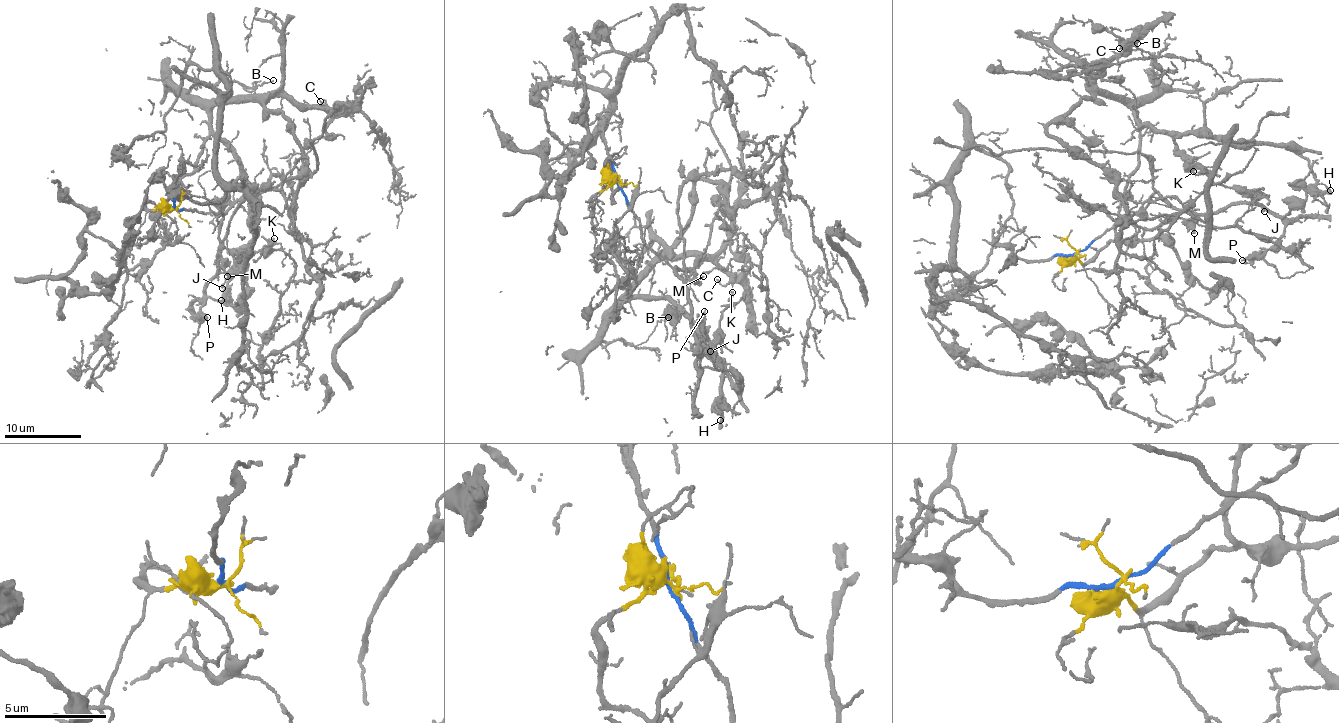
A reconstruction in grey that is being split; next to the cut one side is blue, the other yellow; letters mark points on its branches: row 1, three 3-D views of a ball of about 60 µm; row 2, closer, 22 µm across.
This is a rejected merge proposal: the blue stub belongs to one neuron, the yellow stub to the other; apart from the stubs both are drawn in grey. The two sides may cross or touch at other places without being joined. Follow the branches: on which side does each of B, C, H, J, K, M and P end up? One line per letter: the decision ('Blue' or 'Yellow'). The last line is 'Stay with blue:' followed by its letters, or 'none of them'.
B: Yellow
C: Yellow
H: Yellow
J: Blue
K: Blue
M: Blue
P: Blue
Stay with blue: J, K, M, P

